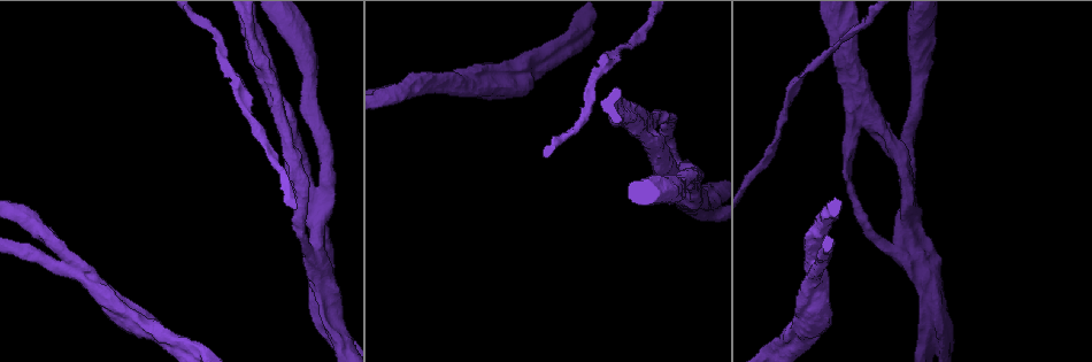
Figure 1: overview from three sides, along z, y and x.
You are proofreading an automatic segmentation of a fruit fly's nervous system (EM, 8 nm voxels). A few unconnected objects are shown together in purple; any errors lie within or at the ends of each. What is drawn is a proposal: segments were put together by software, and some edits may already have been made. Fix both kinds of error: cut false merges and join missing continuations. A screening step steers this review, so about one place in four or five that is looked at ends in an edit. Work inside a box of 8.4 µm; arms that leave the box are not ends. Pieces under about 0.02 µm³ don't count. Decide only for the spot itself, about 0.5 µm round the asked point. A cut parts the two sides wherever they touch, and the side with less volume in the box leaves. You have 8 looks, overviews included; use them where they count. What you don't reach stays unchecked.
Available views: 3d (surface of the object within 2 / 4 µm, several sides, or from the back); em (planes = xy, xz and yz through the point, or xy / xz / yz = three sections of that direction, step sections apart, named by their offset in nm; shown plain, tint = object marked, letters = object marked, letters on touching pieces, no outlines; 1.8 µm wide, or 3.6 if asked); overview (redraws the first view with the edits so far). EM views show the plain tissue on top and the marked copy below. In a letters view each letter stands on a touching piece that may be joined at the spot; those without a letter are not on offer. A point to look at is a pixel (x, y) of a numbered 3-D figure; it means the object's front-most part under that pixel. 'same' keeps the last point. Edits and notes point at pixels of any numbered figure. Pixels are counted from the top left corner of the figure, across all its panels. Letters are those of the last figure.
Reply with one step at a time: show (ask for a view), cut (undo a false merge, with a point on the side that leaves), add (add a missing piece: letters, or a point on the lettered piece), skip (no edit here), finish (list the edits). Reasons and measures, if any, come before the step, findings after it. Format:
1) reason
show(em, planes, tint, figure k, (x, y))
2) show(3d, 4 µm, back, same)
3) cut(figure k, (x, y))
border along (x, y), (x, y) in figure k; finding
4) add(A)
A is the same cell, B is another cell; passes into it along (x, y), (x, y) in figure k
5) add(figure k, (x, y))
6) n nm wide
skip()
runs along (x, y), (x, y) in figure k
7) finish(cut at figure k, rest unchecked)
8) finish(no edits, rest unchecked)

looks like a crossing
show(3d, 2 µm, figure 1, (873, 119))

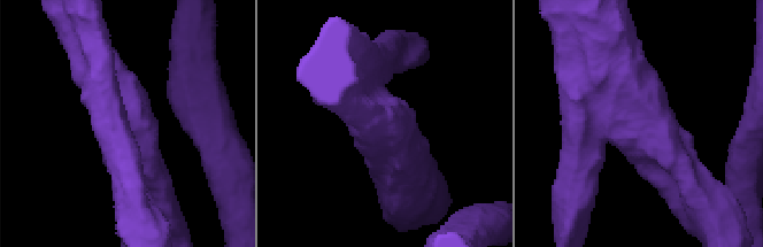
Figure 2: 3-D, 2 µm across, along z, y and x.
4 arms; need the tissue
show(em, xz, step 4, letters, figure 2, (381, 121))

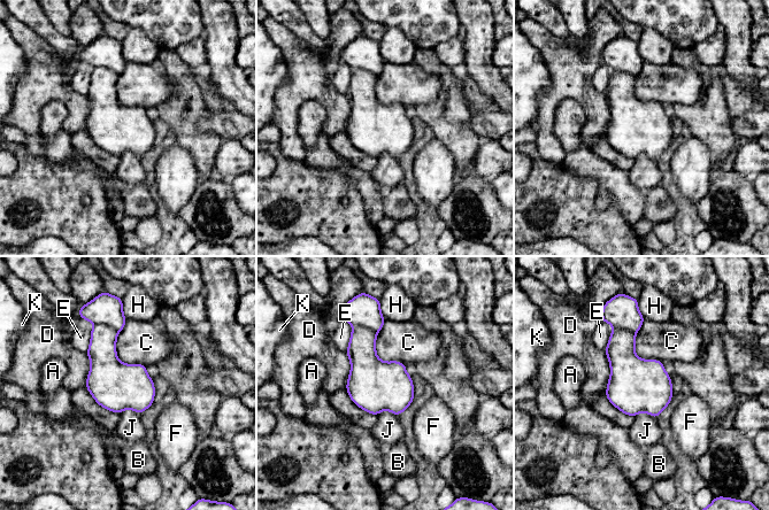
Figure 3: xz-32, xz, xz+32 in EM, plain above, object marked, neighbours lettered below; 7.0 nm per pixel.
C touches over 360 nm
skip()
A, B, C, D, E, F, H, J and K are other cells; border along (128, 319), (116, 355), (146, 365) in figure 3; one neuron here

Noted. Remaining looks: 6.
two arms in line, one across
show(3d, 2 µm, figure 1, (907, 215))

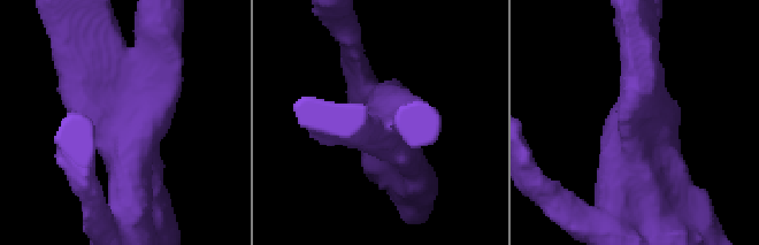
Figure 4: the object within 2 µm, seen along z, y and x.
3 arms; arms of 300, 300, 360 nm
show(em, xy, step 8, tint, figure 4, (127, 123))

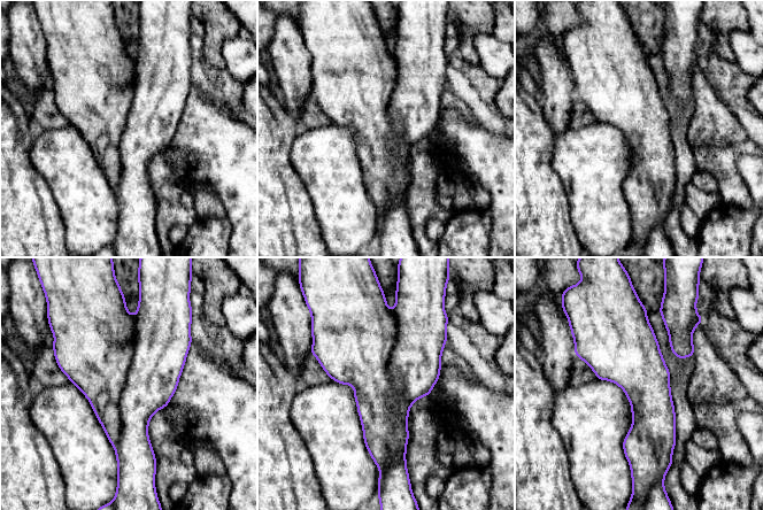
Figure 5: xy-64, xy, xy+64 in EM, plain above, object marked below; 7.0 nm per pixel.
show(em, xy, step 8, letters, same)

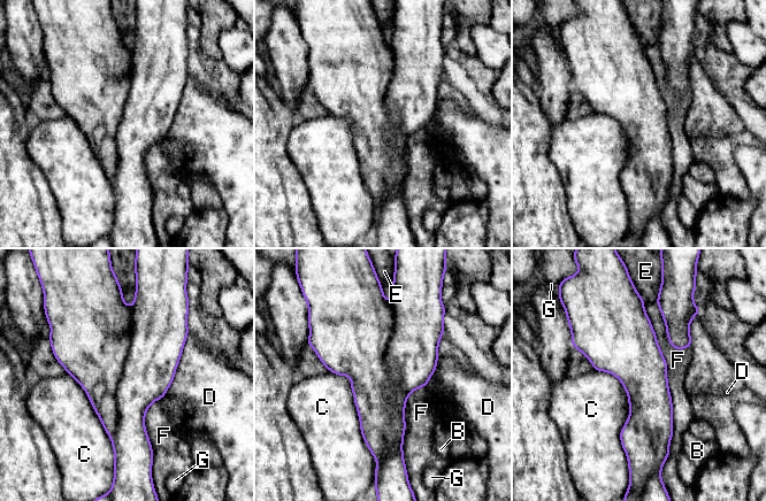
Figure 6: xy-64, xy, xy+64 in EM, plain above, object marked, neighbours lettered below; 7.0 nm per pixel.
cut(figure 6, (153, 356))
B, C, D, E, F and G are other cells; a second neuron is stuck on

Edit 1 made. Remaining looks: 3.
finish(cut at figure 6, rest unchecked)

